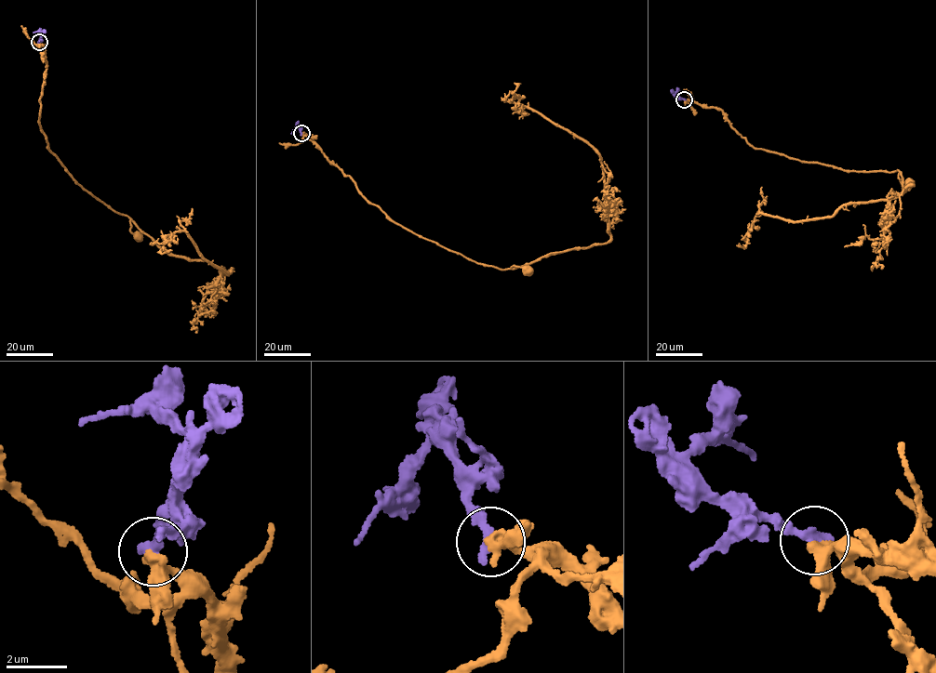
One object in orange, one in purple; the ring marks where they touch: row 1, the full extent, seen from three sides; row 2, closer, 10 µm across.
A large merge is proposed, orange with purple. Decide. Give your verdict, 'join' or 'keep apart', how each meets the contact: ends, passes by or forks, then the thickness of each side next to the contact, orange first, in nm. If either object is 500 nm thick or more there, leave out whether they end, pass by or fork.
keep apart; orange passes by; purple ends there; 260 nm thick on the orange side, 320 nm on the other

